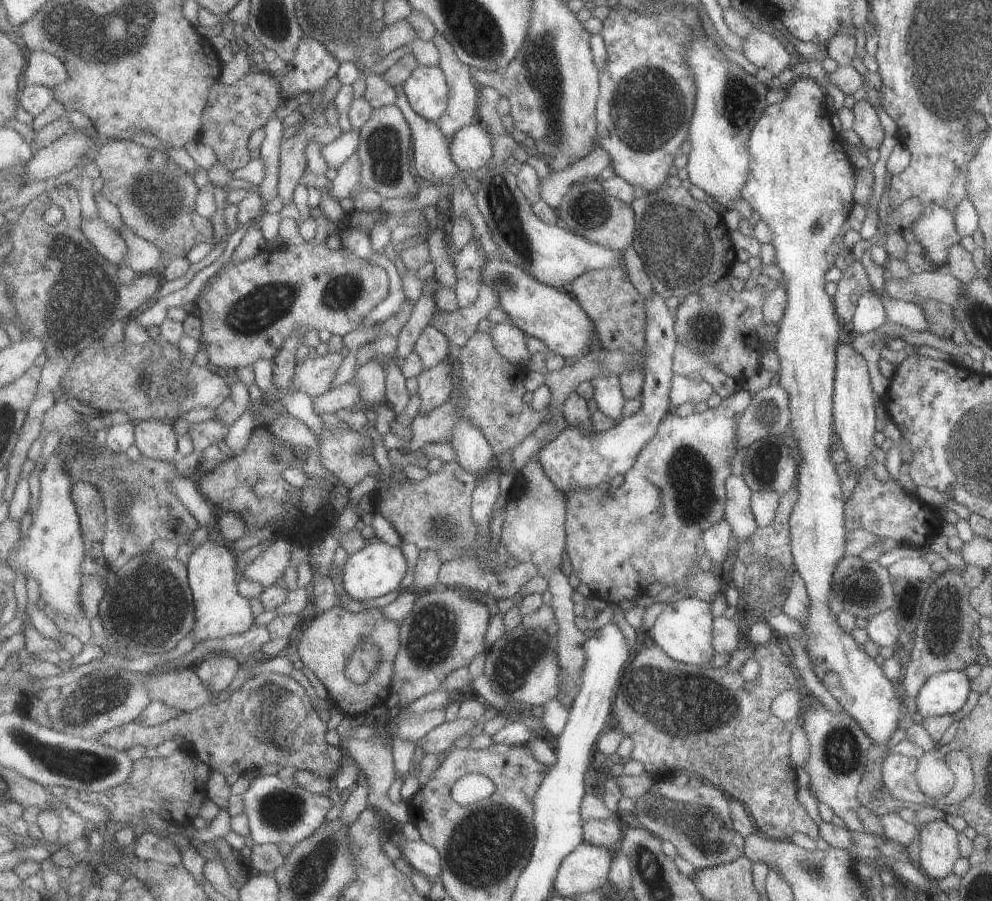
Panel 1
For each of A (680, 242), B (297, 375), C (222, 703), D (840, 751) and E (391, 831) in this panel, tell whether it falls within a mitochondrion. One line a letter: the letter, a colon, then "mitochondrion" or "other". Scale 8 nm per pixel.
A: mitochondrion
B: other
C: other
D: mitochondrion
E: other

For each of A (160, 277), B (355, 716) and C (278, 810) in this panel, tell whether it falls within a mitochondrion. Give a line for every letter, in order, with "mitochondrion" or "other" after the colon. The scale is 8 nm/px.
A: other
B: other
C: mitochondrion

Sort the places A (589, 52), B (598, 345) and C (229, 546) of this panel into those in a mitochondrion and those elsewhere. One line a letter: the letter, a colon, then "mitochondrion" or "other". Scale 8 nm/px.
A: other
B: other
C: other

